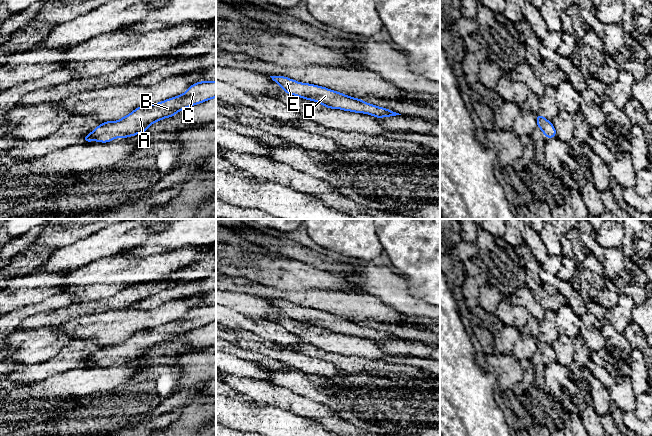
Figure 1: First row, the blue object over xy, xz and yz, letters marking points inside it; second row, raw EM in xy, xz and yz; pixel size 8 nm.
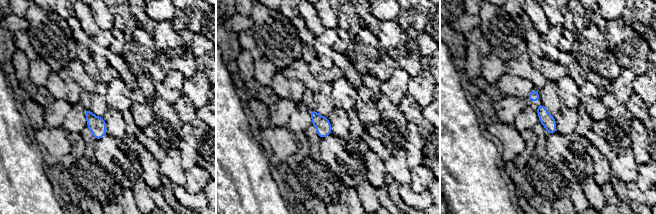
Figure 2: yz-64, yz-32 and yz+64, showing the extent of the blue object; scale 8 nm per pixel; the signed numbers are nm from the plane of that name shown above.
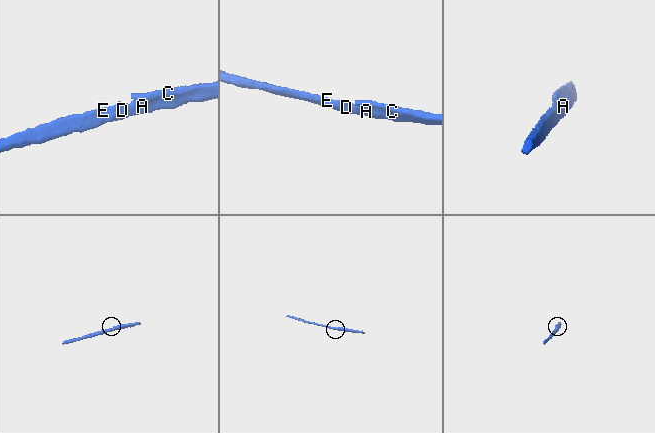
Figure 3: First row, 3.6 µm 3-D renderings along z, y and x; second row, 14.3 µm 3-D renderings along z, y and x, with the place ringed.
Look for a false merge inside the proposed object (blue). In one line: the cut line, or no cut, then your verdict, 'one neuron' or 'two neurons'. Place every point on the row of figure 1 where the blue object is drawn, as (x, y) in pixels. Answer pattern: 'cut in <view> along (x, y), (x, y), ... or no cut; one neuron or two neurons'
no cut; one neuron

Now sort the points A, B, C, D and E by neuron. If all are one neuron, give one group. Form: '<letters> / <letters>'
A B C D E

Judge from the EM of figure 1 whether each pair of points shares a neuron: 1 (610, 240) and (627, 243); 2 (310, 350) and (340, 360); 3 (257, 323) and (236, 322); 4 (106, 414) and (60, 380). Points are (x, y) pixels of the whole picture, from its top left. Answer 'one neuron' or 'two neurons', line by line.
1: two neurons
2: one neuron
3: one neuron
4: two neurons

